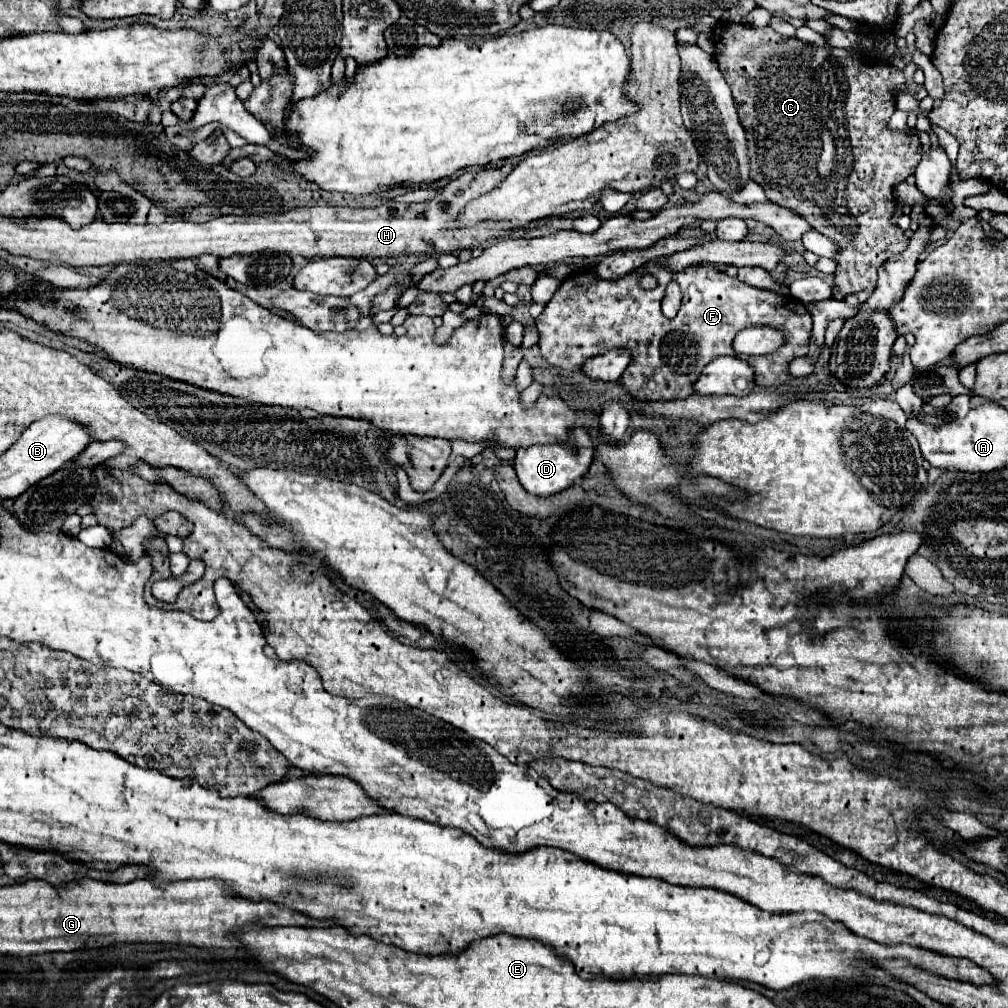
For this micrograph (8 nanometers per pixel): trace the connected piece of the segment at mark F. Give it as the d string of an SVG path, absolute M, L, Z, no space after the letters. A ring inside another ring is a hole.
M651 260L621 280L601 280L595 274L595 266L585 272L569 274L559 290L553 294L543 314L535 320L541 334L539 348L541 356L557 368L579 370L581 364L597 354L613 348L631 350L631 362L619 378L619 384L629 390L637 400L677 400L693 394L693 384L699 380L703 368L719 356L737 356L733 350L733 338L737 332L749 326L771 326L779 328L785 336L781 348L765 356L745 356L755 368L755 382L759 386L777 388L791 382L789 362L809 354L811 318L805 306L795 298L783 298L769 290L759 290L749 284L731 278L729 274L713 268L695 264L681 272L673 272L663 266L661 260ZM641 274L655 274L657 288L643 290L637 280ZM675 280L681 284L683 302L679 314L669 320L661 312L661 300L667 284ZM651 368L653 376L647 380L643 370Z

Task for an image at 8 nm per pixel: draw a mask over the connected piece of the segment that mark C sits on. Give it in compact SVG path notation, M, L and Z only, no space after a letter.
M717 22L713 28L713 38L715 38L715 60L721 66L721 74L727 80L733 100L737 104L737 114L741 120L741 126L745 128L747 136L747 154L749 154L749 176L753 182L757 182L763 190L765 196L785 208L795 210L799 216L803 216L815 230L825 234L827 238L833 238L833 242L841 248L839 256L835 256L835 286L833 286L833 298L835 300L845 300L847 294L861 292L861 290L873 290L877 286L877 268L891 258L893 254L899 254L907 248L907 236L903 234L901 228L893 224L893 214L897 210L897 200L895 200L895 186L903 182L907 176L911 176L917 168L917 162L921 160L921 146L919 136L916 134L906 134L889 130L887 122L893 116L895 108L895 92L899 86L905 84L905 74L903 70L885 64L885 60L875 60L875 58L855 58L851 56L849 50L839 50L839 48L823 48L823 46L813 46L807 42L801 42L799 38L787 38L777 34L773 28L755 28L747 24L735 24L735 22Z

